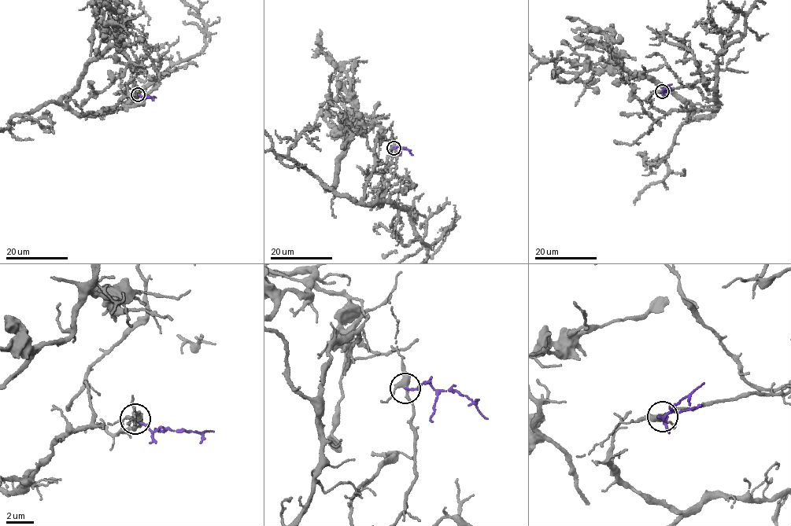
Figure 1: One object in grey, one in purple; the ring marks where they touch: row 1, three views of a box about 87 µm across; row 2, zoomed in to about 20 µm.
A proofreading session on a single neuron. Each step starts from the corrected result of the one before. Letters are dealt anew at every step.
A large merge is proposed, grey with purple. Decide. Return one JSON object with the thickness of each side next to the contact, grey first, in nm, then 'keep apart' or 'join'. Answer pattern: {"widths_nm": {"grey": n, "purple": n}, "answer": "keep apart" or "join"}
{"widths_nm": {"grey": 300, "purple": 160}, "answer": "keep apart"}

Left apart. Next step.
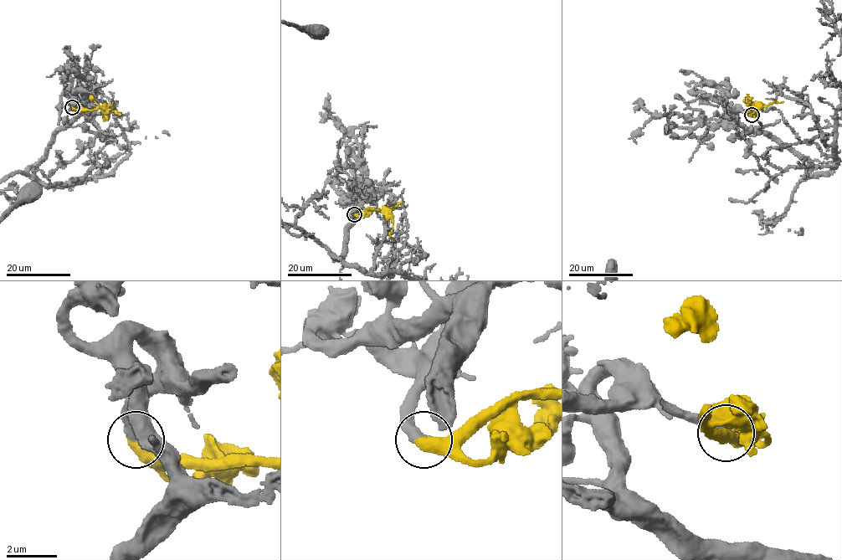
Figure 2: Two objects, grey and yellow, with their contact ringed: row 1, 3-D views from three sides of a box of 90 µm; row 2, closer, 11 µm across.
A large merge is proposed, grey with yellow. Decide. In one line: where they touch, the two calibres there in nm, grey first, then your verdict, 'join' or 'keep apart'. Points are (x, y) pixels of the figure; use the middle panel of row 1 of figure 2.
at (354, 214); 420 nm thick on the grey side, 500 nm on the other; join

